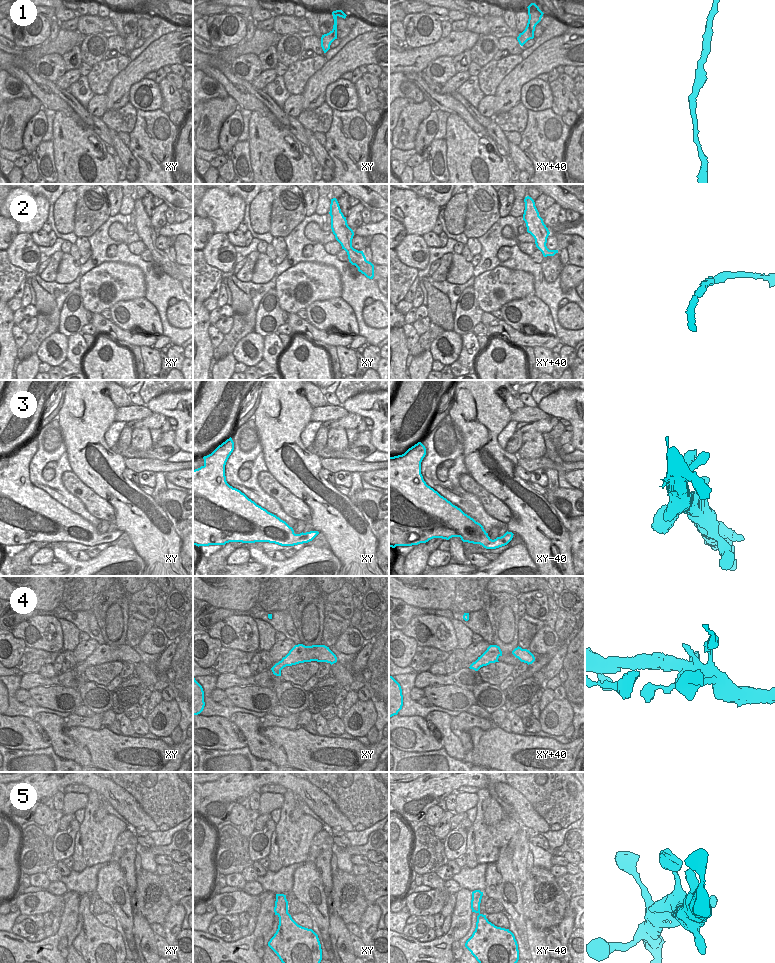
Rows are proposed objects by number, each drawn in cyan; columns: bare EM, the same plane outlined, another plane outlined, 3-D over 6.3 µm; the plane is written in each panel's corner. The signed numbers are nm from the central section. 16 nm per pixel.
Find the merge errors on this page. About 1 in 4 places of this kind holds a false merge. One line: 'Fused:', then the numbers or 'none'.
Fused: none

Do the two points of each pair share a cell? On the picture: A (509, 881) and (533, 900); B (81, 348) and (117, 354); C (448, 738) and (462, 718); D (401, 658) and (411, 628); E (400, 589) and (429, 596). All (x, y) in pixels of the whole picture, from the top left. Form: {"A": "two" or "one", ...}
{"A": "two", "B": "two", "C": "two", "D": "two", "E": "one"}

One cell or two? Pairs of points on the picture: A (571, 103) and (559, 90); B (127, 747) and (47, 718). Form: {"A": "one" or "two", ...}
{"A": "one", "B": "one"}

